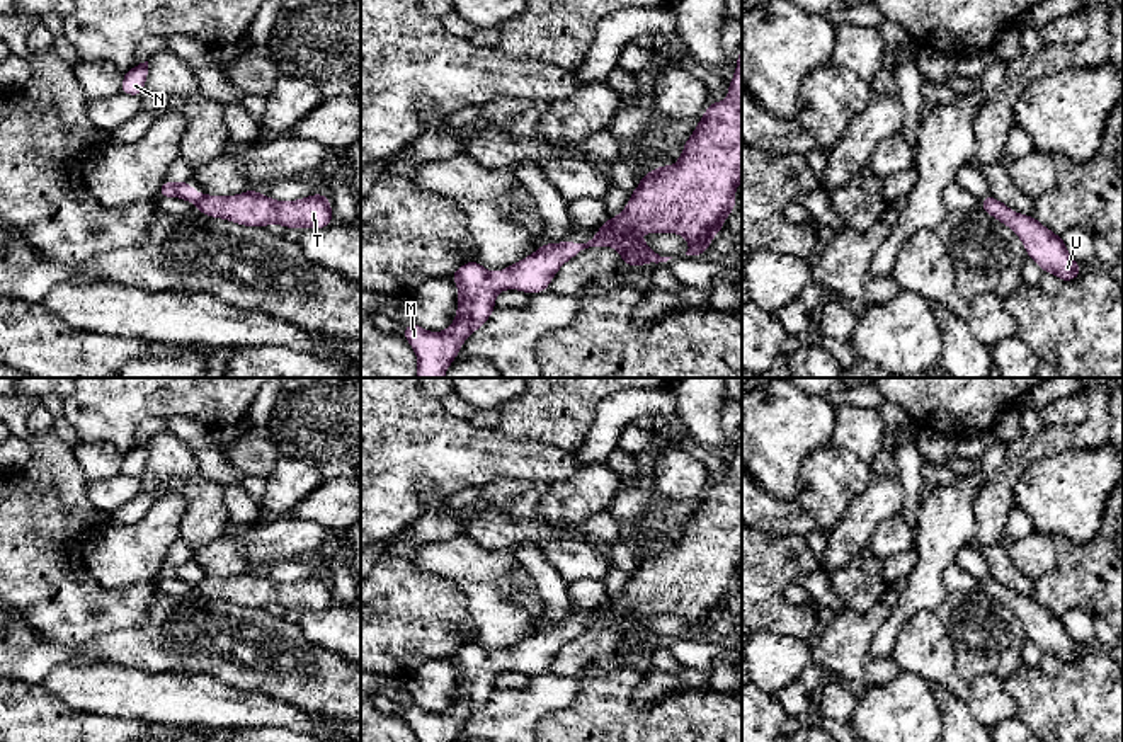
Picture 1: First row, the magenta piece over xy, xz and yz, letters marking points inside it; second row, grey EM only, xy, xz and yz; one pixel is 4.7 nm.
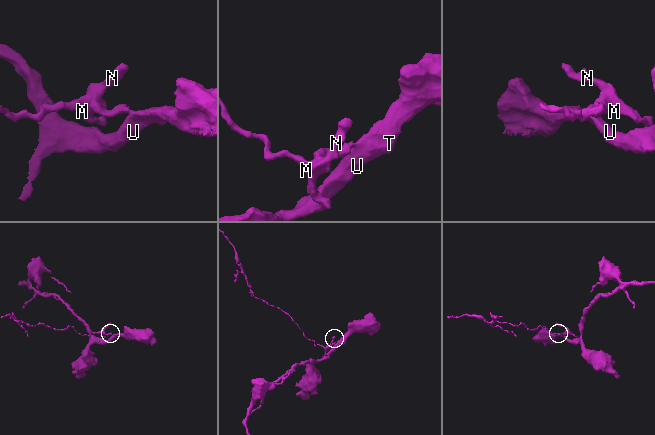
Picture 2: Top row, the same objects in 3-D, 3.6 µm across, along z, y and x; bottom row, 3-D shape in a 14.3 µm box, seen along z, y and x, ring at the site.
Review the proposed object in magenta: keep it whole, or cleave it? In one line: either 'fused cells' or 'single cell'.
fused cells

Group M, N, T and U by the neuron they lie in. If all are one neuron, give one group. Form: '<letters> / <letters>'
M N / T U

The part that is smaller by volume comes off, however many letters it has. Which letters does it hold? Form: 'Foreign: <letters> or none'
Foreign: M, N

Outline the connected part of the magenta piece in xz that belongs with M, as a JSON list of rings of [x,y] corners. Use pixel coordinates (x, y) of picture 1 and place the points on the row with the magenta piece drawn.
[[[563,240],[539,248],[499,272],[488,272],[471,260],[458,267],[451,277],[459,289],[456,320],[442,332],[434,334],[412,323],[403,325],[403,337],[417,354],[417,378],[444,378],[463,342],[487,323],[495,310],[495,296],[505,289],[521,289],[526,294],[548,289],[558,269],[580,254],[585,243]]]

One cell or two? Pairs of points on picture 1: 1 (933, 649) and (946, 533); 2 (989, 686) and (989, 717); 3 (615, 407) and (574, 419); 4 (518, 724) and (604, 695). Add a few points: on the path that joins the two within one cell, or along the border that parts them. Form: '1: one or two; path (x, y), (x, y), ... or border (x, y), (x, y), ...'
1: two; border (933, 610), (919, 610), (899, 633)
2: one; path (989, 693), (989, 710)
3: two; border (609, 395), (599, 404), (587, 439), (579, 448)
4: two; border (579, 690), (565, 707), (550, 710), (535, 724)

